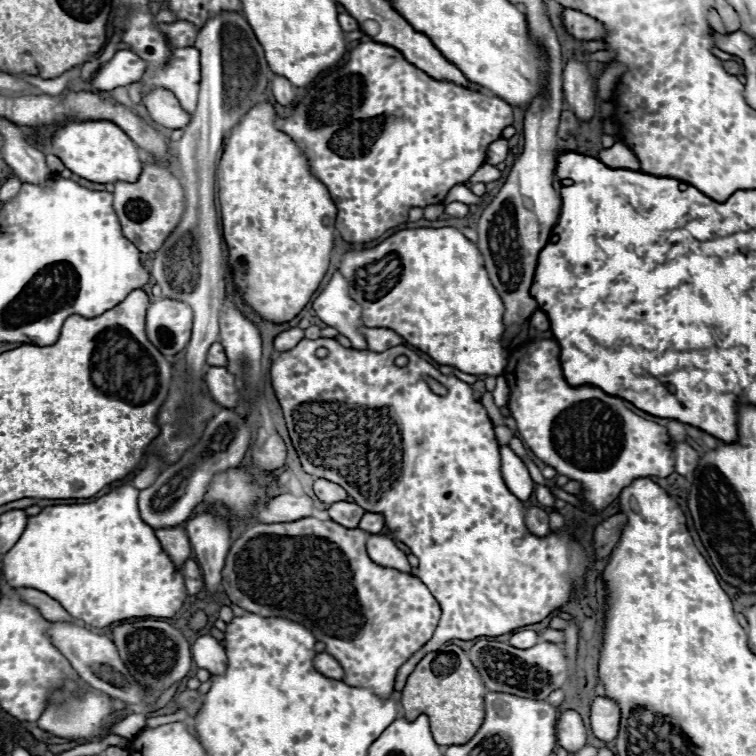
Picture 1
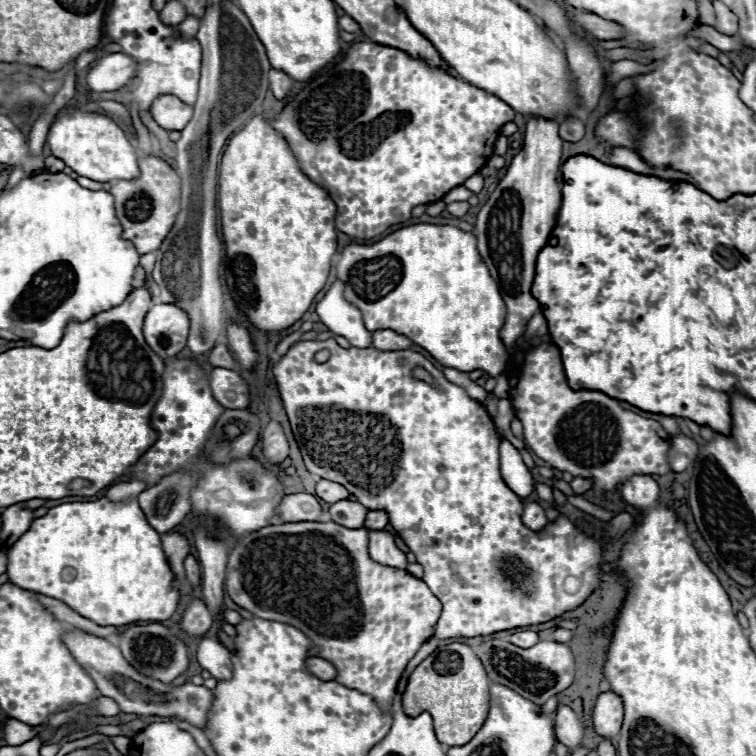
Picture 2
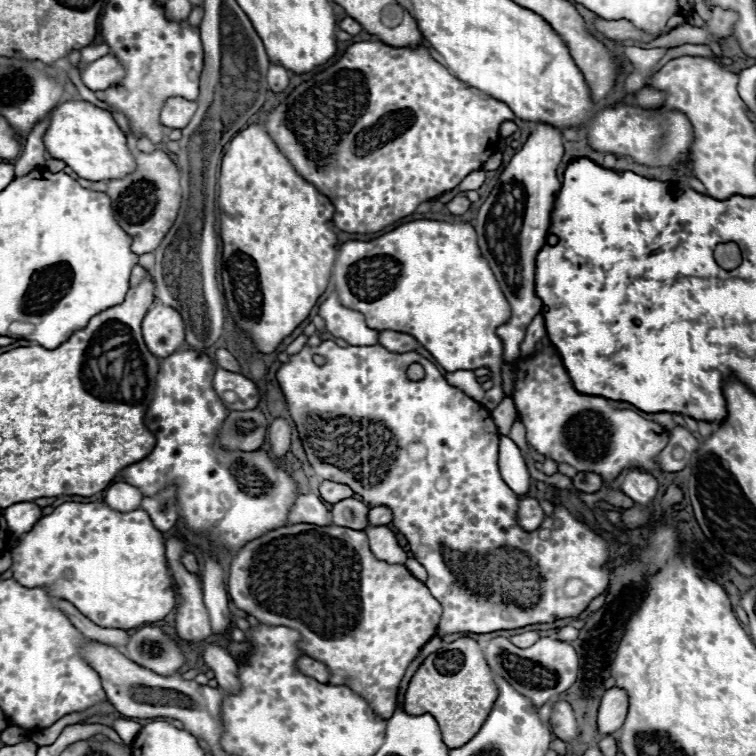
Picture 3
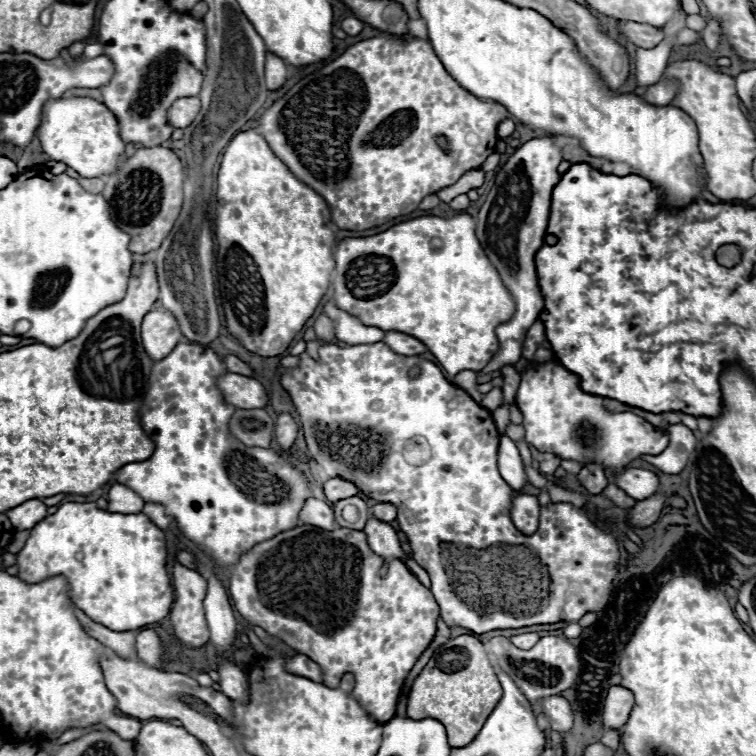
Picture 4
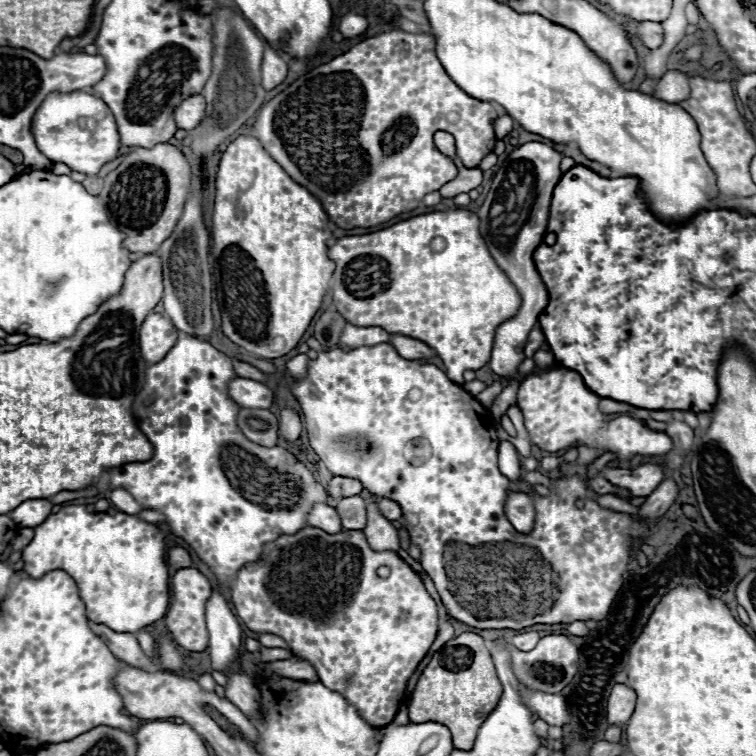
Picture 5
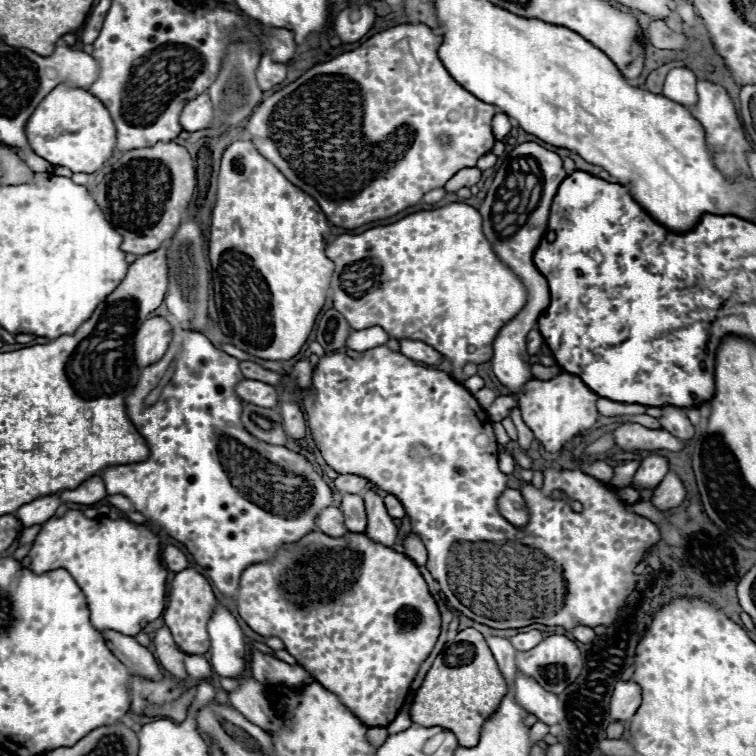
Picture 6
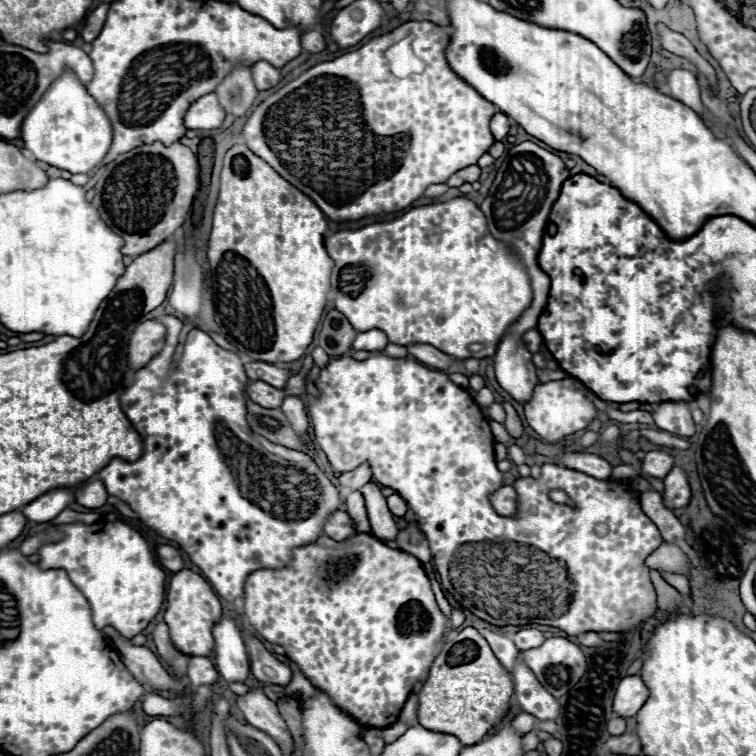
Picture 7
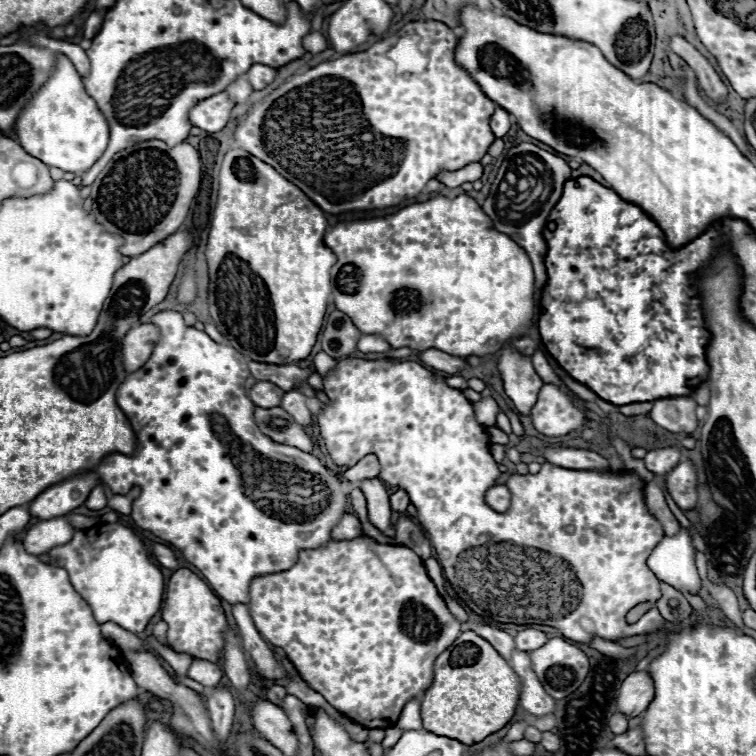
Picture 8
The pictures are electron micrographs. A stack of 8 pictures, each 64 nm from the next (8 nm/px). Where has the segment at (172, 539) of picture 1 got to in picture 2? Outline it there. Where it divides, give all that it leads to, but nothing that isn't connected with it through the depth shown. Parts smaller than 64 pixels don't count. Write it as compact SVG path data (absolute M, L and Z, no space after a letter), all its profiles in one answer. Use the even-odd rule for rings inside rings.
M164 532L164 534L160 534L160 538L162 538L162 546L164 546L164 552L166 552L166 558L168 558L176 578L180 582L186 582L184 580L184 558L190 552L188 540L182 534L178 534L178 532Z

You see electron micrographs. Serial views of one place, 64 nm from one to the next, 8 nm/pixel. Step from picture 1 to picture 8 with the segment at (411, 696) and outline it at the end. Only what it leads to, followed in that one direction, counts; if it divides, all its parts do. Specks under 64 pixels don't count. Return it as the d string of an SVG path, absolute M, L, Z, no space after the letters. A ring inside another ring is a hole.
M462 632L460 638L470 638L470 642L450 646L434 664L434 680L422 696L422 724L428 732L460 738L470 746L510 722L518 704L520 680L512 666L476 632ZM454 654L460 658L452 662Z

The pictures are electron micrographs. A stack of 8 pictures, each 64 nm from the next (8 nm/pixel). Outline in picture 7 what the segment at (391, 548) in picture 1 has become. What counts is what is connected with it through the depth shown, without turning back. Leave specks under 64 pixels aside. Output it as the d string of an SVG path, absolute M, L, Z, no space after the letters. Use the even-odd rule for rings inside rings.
M368 482L366 486L360 488L360 492L364 494L364 500L366 500L372 536L378 540L384 540L384 542L394 540L398 534L398 528L396 528L394 516L390 514L388 506L386 506L386 498L380 492L380 486L376 482Z

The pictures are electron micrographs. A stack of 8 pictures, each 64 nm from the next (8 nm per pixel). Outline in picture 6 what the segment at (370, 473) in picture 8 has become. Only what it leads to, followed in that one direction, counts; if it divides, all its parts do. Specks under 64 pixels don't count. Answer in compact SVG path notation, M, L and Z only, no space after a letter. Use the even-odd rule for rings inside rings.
M340 474L334 482L332 488L342 494L360 494L366 488L366 480L356 474Z

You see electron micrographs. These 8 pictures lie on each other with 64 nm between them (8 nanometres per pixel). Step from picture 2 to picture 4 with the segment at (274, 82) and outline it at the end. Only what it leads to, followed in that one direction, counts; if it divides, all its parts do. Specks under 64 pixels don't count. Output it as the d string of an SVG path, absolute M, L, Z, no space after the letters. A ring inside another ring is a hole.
M266 54L266 86L270 90L282 88L286 82L286 64L282 58L274 54Z

